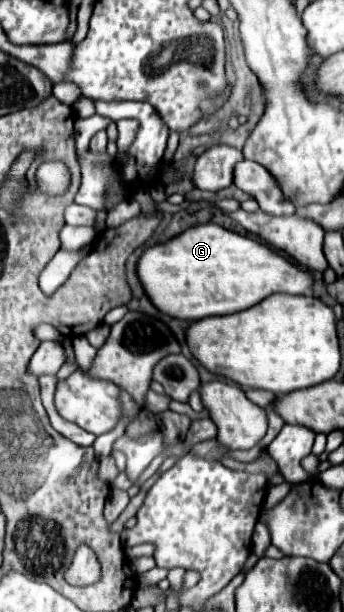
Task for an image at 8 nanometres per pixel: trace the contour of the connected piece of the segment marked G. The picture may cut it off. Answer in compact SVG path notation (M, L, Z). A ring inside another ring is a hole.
M199 224L193 228L187 228L185 232L181 232L179 236L163 244L145 248L141 258L137 260L137 276L147 298L159 312L171 318L189 320L189 322L201 320L207 316L223 316L223 314L235 314L235 312L247 310L275 292L305 294L307 288L313 284L313 276L307 270L295 266L293 262L289 262L269 246L253 238L241 236L237 232L225 230L223 226L217 226L217 224Z

